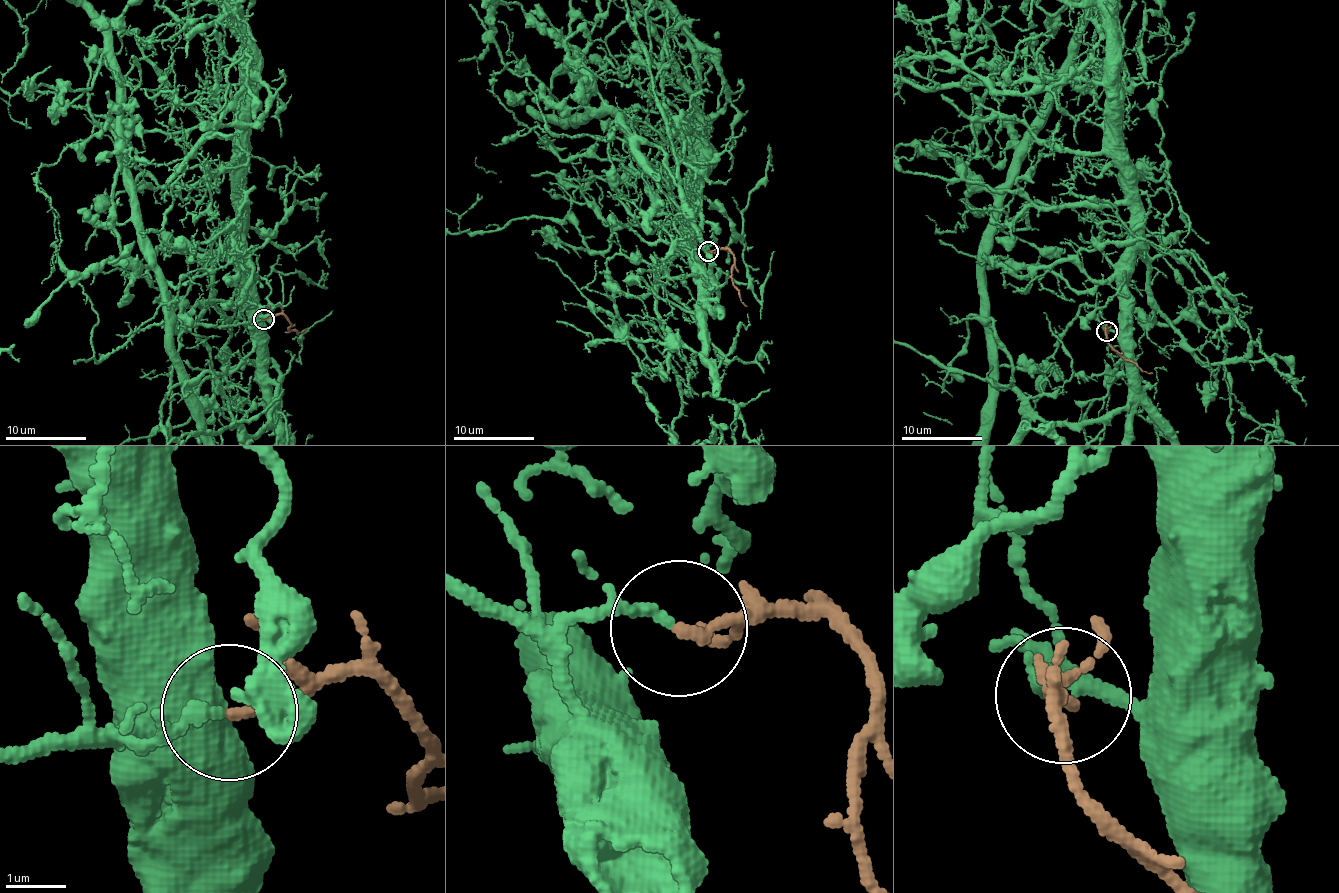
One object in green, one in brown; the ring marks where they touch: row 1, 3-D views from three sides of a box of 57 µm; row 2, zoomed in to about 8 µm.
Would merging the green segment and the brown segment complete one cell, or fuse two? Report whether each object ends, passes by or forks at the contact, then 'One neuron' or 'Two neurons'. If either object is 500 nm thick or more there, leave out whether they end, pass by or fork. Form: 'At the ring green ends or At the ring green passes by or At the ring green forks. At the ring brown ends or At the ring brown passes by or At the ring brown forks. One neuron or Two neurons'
At the ring green passes by. At the ring brown ends. One neuron

